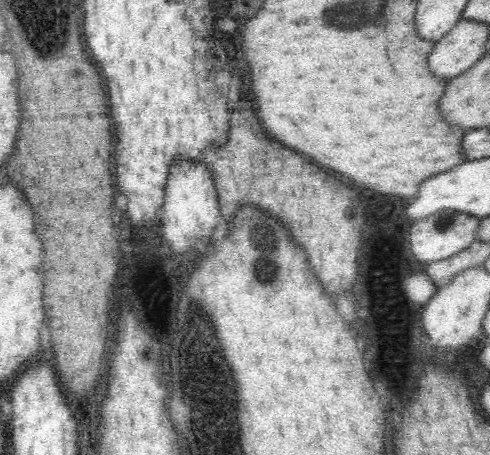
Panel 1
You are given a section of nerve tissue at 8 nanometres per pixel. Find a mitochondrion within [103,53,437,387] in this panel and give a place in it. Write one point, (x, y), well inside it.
(265, 273)

